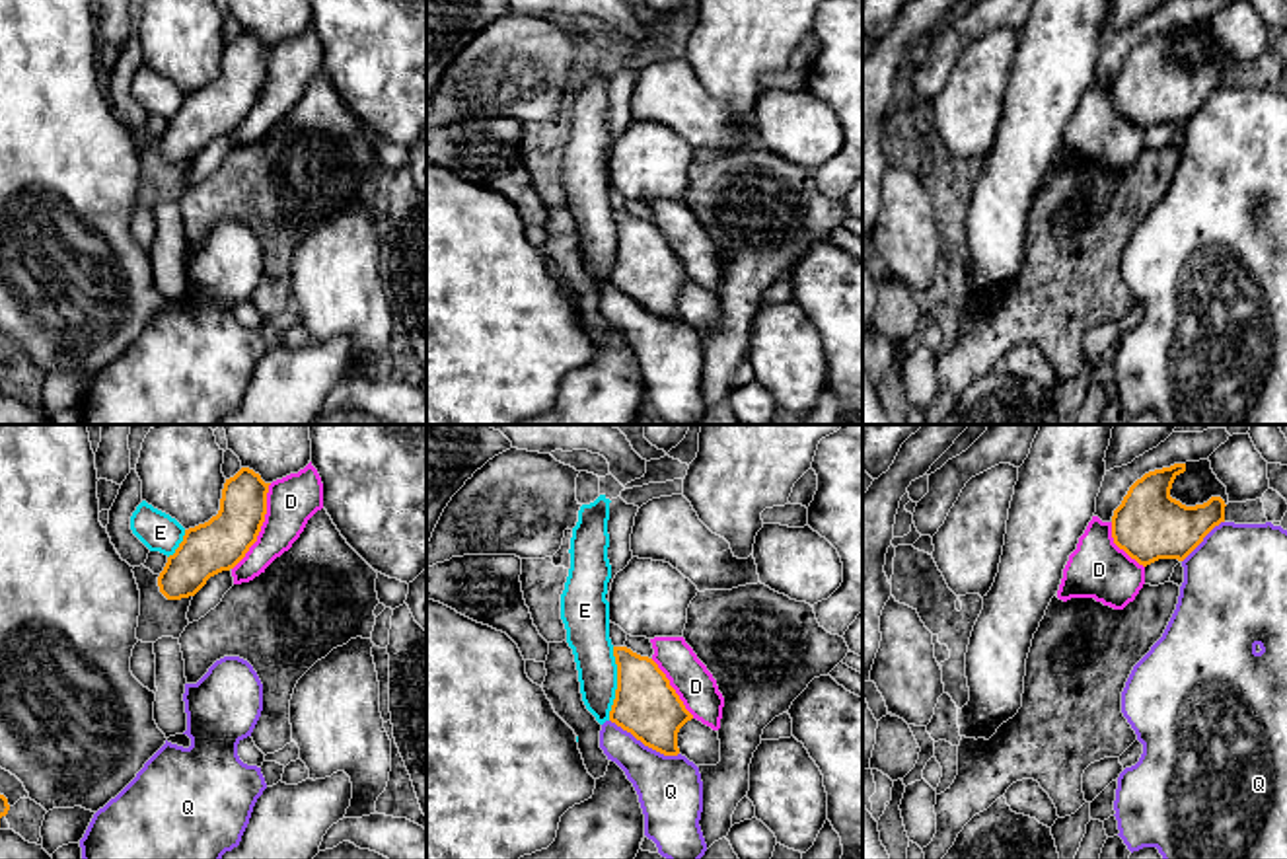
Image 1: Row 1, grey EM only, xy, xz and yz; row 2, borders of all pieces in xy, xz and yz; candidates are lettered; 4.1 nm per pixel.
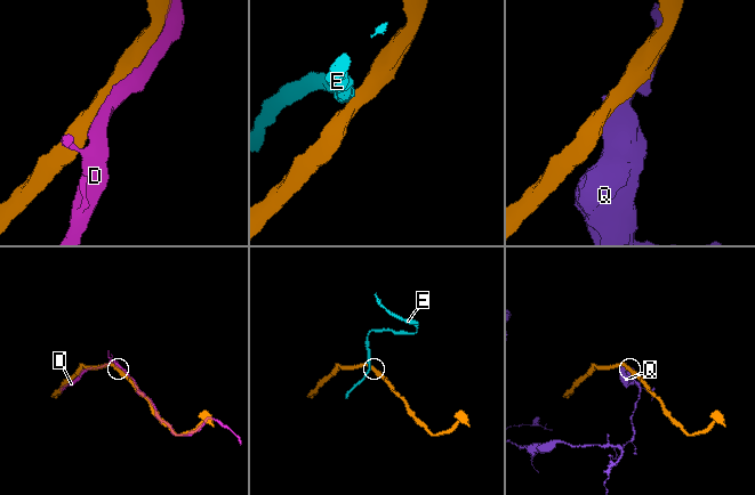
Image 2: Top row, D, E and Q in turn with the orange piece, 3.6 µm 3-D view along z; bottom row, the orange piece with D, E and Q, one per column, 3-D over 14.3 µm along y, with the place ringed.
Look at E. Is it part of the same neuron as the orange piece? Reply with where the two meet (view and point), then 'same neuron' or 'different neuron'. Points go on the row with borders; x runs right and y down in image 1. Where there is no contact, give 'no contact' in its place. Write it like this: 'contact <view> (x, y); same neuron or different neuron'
contact xz (618, 684); different neuron

